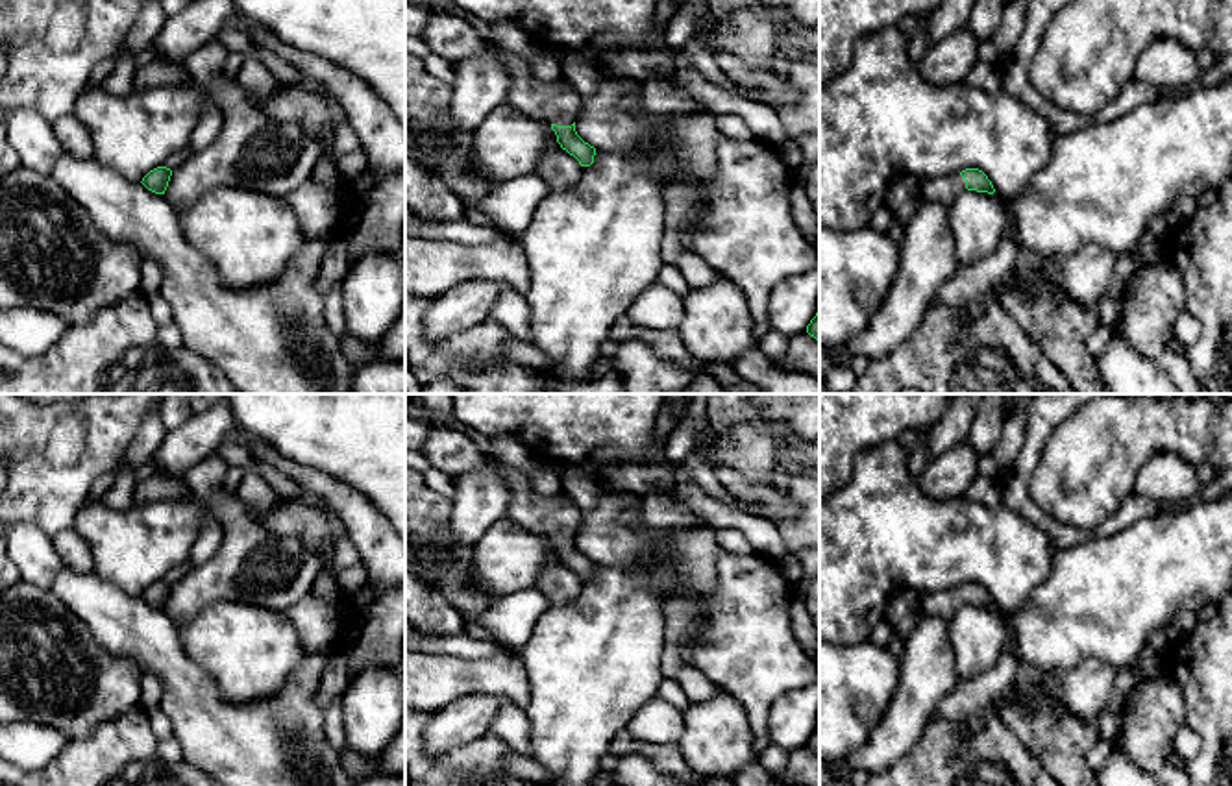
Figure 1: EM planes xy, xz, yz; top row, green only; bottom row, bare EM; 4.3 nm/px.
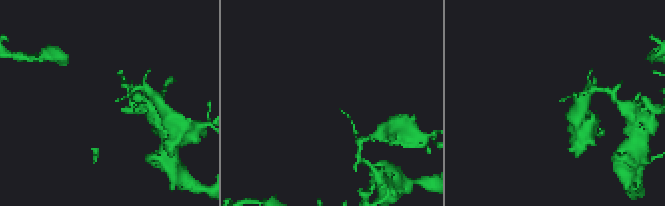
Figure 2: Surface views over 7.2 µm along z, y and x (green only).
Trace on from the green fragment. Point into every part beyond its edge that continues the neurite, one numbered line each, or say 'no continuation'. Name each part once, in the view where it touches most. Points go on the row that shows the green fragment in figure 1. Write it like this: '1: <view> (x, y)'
1: xz (557, 102)

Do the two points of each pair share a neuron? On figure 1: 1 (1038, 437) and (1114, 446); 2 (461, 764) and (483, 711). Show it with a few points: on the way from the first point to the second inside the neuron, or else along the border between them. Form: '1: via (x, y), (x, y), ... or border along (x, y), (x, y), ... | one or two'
1: border along (1075, 413), (1049, 437), (1031, 478) | two
2: border along (487, 733), (443, 753), (428, 753) | two

